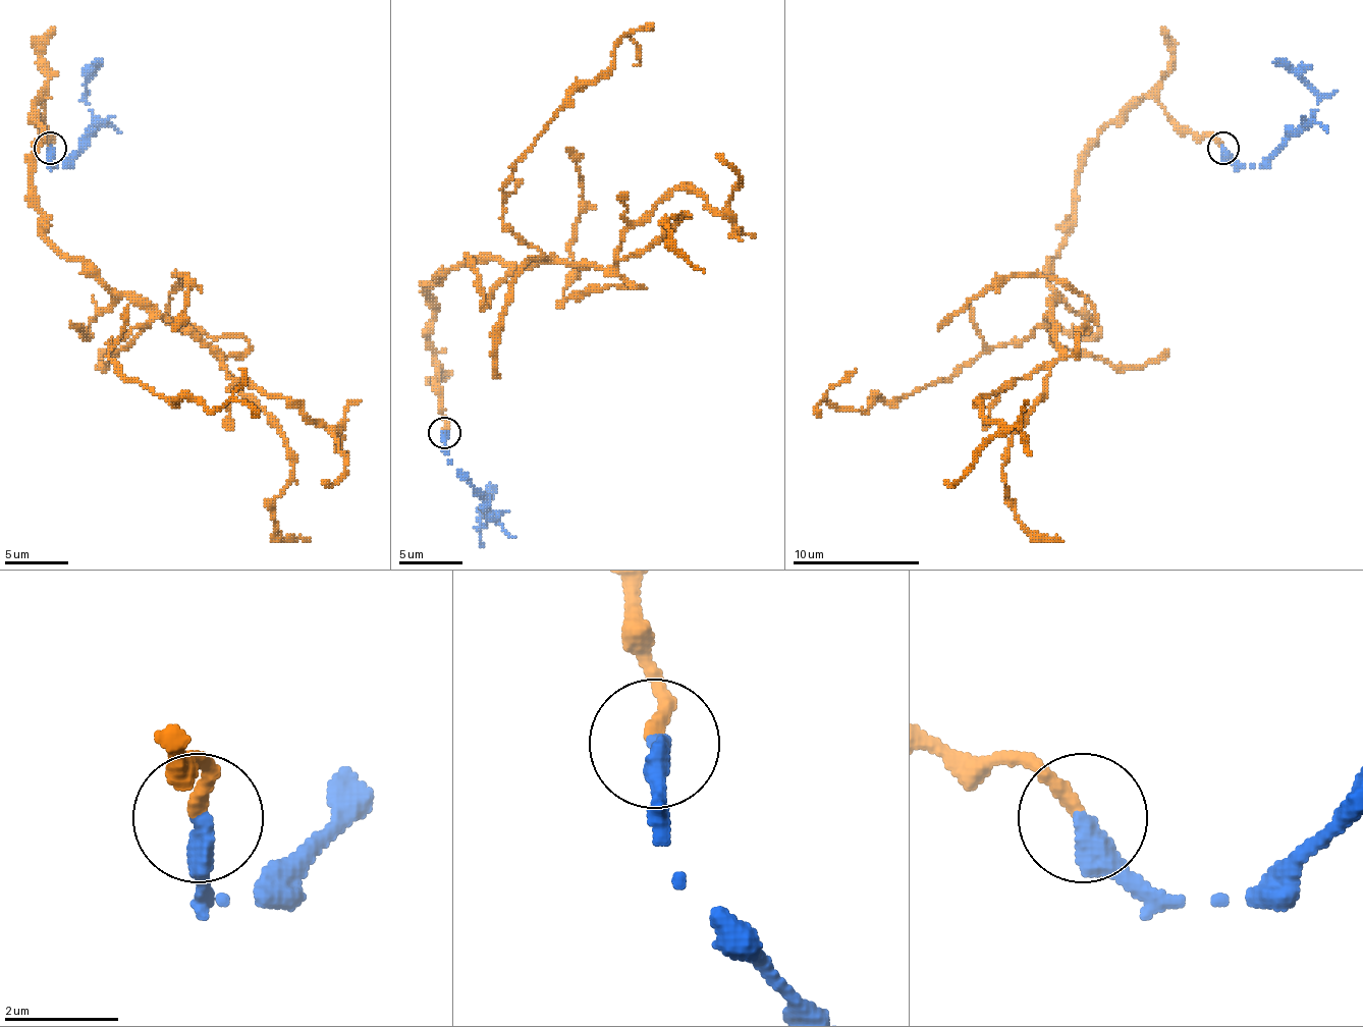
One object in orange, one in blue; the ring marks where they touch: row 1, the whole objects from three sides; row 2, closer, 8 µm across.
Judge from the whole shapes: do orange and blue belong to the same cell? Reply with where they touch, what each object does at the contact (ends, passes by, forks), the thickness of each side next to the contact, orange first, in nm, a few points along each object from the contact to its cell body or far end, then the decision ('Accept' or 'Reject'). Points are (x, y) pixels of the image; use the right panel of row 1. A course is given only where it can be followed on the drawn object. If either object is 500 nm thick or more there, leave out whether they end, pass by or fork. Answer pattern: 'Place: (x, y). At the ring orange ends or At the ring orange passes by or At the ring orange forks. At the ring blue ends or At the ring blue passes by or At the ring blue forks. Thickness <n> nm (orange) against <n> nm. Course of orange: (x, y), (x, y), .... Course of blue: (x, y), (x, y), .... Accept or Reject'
Place: (1222, 148). At the ring orange ends. At the ring blue ends. Thickness 260 nm (orange) against 400 nm. Course of orange: (1222, 149), (1152, 98), (1097, 136), (1049, 260), (1072, 356), (1094, 314), (1046, 276), (995, 279), (938, 330). Course of blue: (1222, 149), (1241, 164), (1263, 164), (1317, 110), (1317, 98), (1276, 59). Accept

